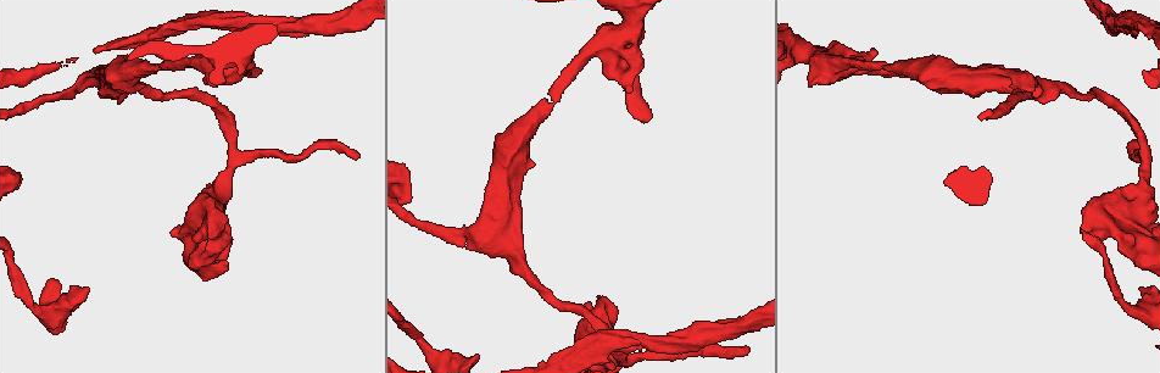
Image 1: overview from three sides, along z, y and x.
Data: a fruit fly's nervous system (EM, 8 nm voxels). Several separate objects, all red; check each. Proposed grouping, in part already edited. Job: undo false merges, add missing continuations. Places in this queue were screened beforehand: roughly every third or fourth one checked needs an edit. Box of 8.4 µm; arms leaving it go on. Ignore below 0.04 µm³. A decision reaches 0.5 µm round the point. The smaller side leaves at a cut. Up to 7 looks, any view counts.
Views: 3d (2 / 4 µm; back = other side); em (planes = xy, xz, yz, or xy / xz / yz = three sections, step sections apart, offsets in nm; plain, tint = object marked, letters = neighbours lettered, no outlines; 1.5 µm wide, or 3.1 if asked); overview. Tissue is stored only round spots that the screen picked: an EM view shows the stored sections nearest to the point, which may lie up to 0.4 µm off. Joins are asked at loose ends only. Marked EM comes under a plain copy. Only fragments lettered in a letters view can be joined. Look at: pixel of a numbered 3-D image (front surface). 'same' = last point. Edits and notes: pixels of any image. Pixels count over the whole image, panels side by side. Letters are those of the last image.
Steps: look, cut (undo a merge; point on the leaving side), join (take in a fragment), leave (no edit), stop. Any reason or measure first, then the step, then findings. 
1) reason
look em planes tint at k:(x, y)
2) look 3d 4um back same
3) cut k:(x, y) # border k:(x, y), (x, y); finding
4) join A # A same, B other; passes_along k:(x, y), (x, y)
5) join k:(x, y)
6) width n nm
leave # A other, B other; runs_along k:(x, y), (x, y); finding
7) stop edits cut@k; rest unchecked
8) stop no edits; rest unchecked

thick end
look 3d 4um back at 1:(478, 354)

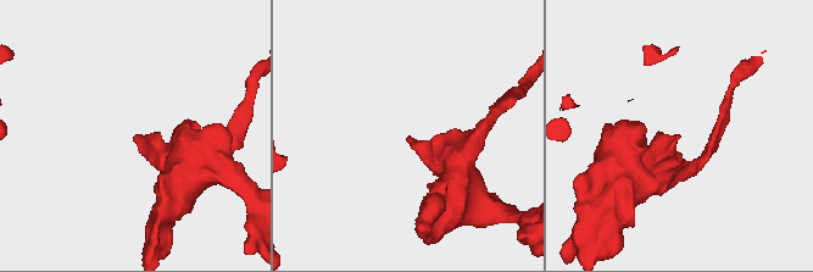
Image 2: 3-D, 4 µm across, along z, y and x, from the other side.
look em planes letters at 2:(407, 138)

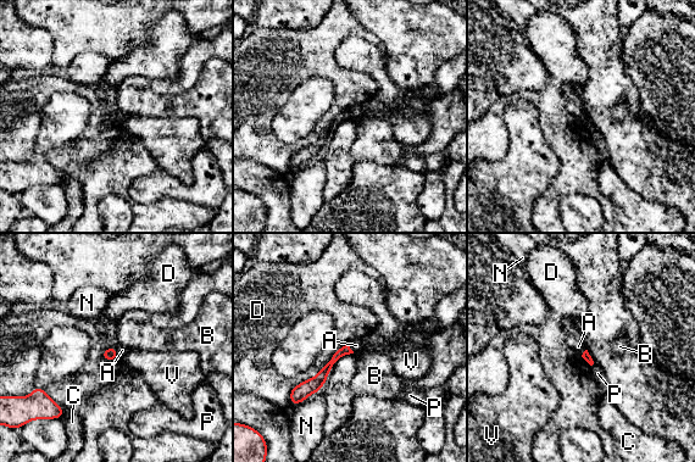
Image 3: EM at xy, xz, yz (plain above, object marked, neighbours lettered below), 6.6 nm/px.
longest_contact N 220 nm
leave # A other, B other, C other, D other, N other, P other, V other; runs_along 3:(346, 349), (310, 387), (294, 396); none of them fits

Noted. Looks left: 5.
closes a loop
look em yz step 4 tint at 1:(464, 227)

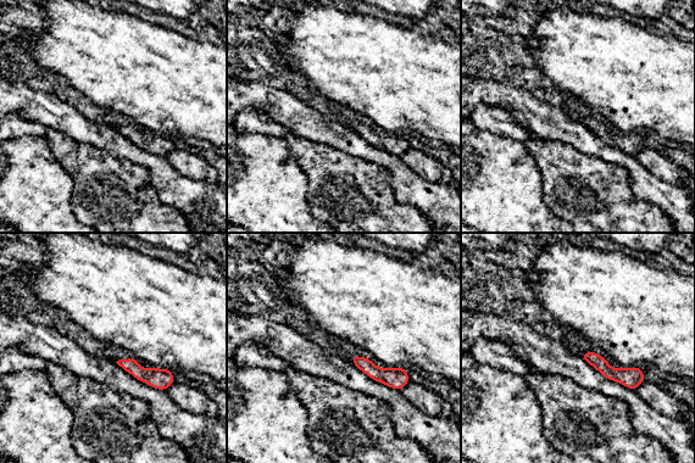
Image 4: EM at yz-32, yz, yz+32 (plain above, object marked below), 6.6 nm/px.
another direction
look em xy step 4 tint same

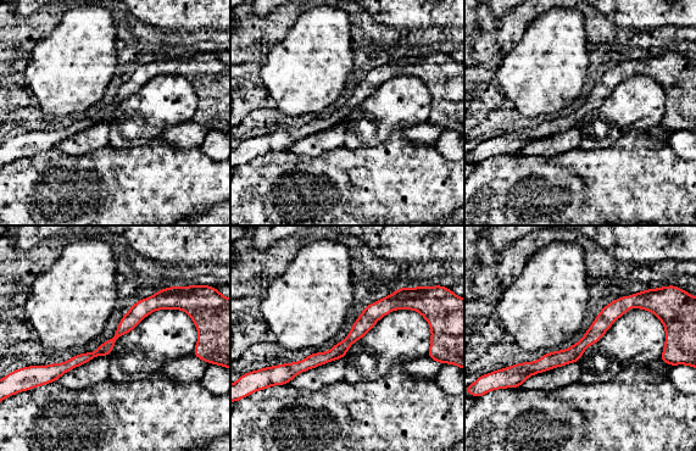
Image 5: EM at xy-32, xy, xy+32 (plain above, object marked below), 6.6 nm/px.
look em xy step 4 letters same

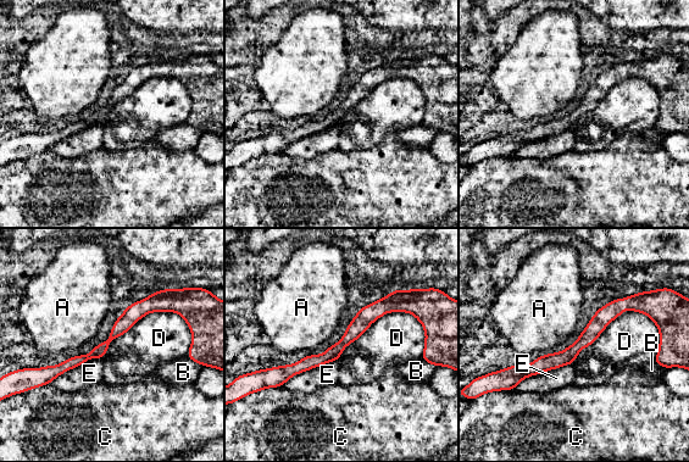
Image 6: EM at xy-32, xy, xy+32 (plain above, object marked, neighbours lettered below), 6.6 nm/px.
leave # A other, B other, C other, D other, E other; border 6:(190, 328), (148, 312), (103, 357); one cell here

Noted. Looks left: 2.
look 3d 2um at 1:(750, 347)

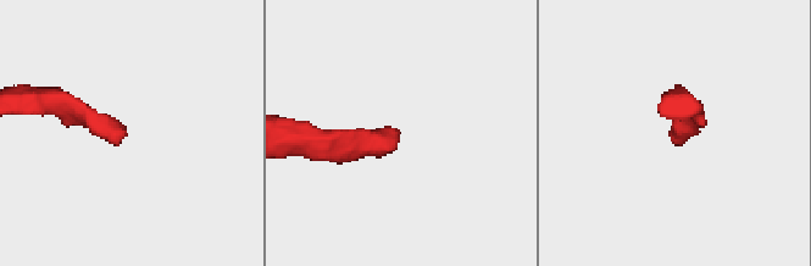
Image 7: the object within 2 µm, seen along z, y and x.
shape alone is not enough
look em planes letters at 7:(123, 130)

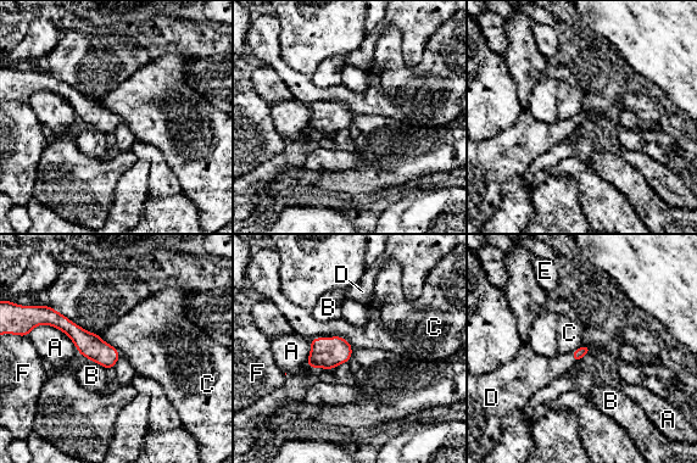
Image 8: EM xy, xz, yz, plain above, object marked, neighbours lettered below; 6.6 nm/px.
join D # A other, B other, C other, D same, E other, F other; passes_along 8:(584, 350), (573, 358), (537, 372); the cell continues

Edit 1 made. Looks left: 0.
stop edits join@8; rest unchecked

